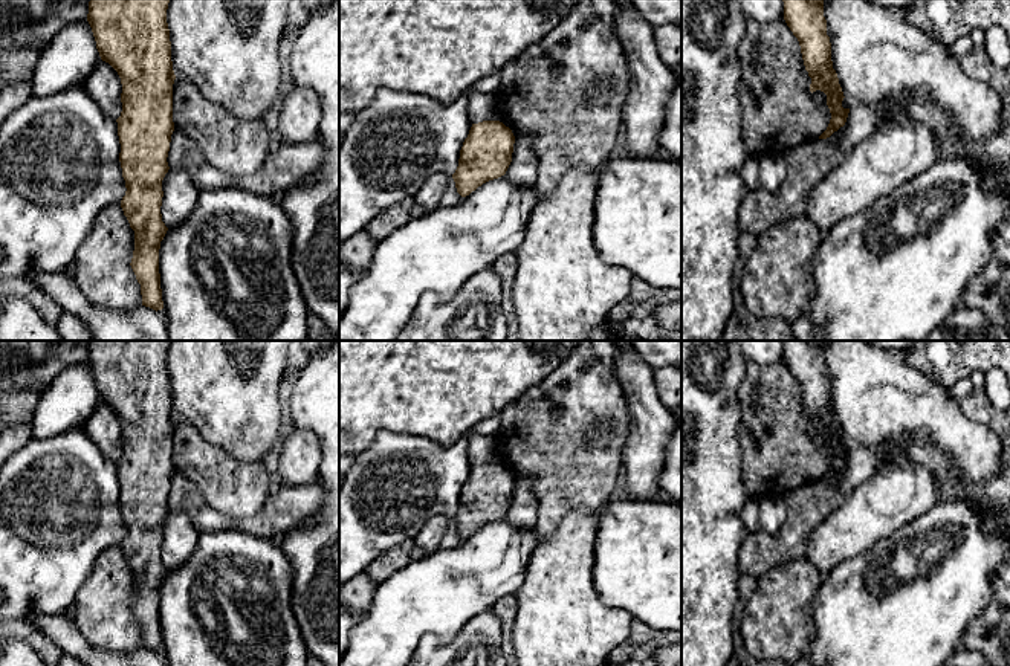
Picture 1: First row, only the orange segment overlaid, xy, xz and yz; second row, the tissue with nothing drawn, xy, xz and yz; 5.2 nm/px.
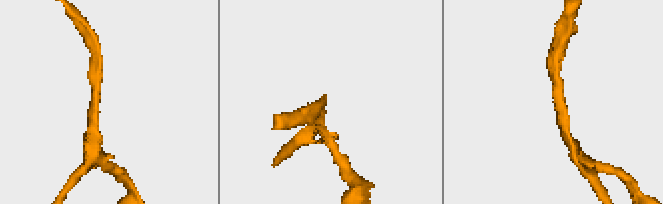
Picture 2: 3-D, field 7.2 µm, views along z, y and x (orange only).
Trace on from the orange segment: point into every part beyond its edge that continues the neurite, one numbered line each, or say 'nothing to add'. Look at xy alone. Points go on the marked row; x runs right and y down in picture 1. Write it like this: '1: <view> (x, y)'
nothing to add

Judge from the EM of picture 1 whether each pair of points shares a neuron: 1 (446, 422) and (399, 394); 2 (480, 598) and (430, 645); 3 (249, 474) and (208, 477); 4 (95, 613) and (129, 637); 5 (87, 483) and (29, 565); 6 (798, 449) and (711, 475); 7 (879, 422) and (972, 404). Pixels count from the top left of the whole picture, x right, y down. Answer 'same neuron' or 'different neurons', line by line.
1: same neuron
2: different neurons
3: same neuron
4: same neuron
5: same neuron
6: different neurons
7: different neurons

